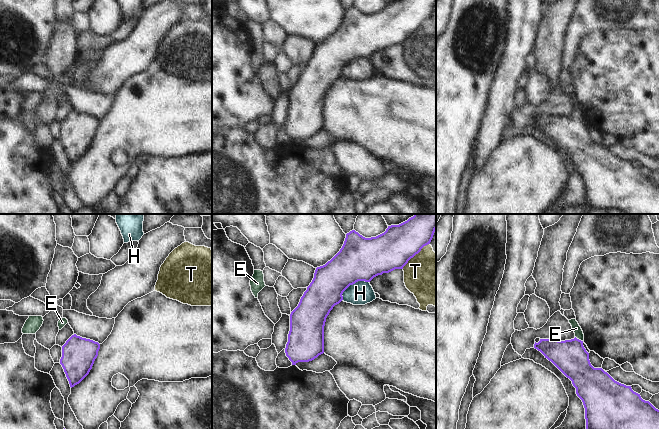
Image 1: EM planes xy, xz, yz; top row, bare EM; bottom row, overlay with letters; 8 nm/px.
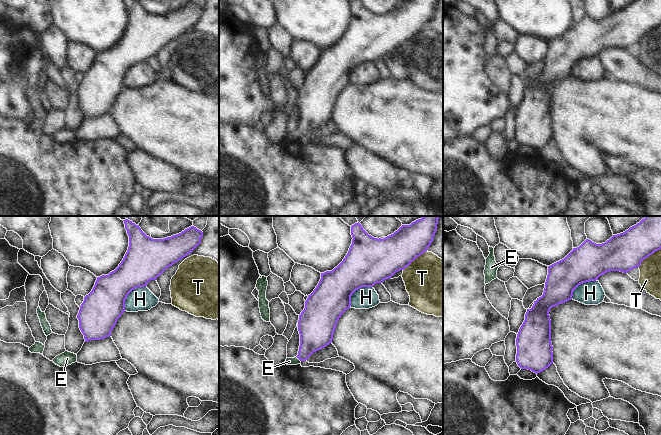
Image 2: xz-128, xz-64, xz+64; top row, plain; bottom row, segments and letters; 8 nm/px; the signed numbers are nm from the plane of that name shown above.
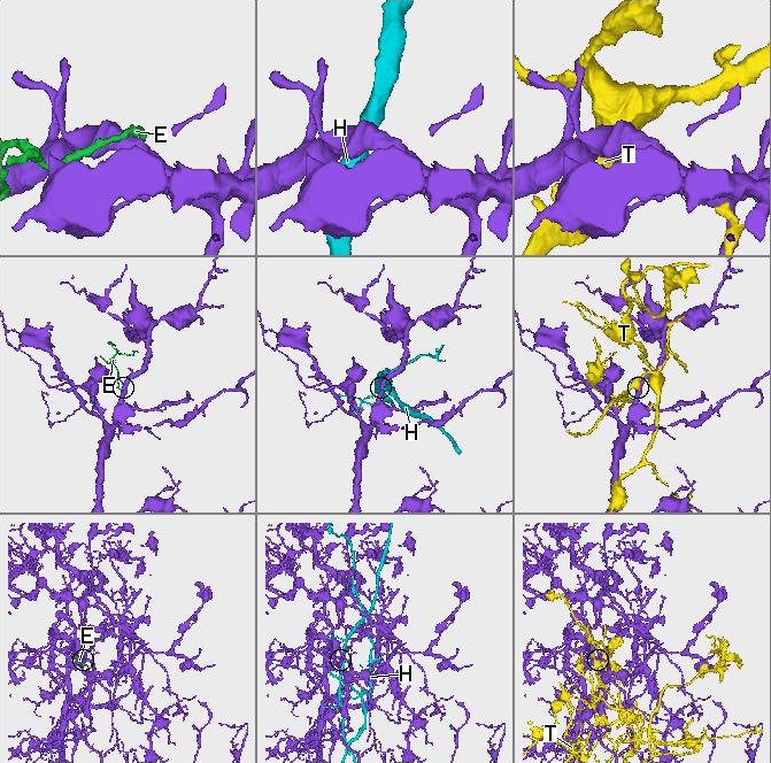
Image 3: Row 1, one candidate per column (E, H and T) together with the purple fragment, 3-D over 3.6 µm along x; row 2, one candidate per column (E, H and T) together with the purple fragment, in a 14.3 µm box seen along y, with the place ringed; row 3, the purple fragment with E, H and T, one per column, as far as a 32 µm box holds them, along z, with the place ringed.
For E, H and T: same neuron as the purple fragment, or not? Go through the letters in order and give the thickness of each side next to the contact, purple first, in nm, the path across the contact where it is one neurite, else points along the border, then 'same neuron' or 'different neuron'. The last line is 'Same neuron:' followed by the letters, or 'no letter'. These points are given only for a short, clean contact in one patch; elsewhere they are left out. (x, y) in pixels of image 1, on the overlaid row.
E: 280 nm thick on the purple side, 70 nm on the other; runs through yz (570, 357), (578, 339), (576, 328); same neuron
H: 360 nm thick on the purple side, 190 nm on the other; different neuron
T: 320 nm thick on the purple side, 420 nm on the other; different neuron
Same neuron: E

